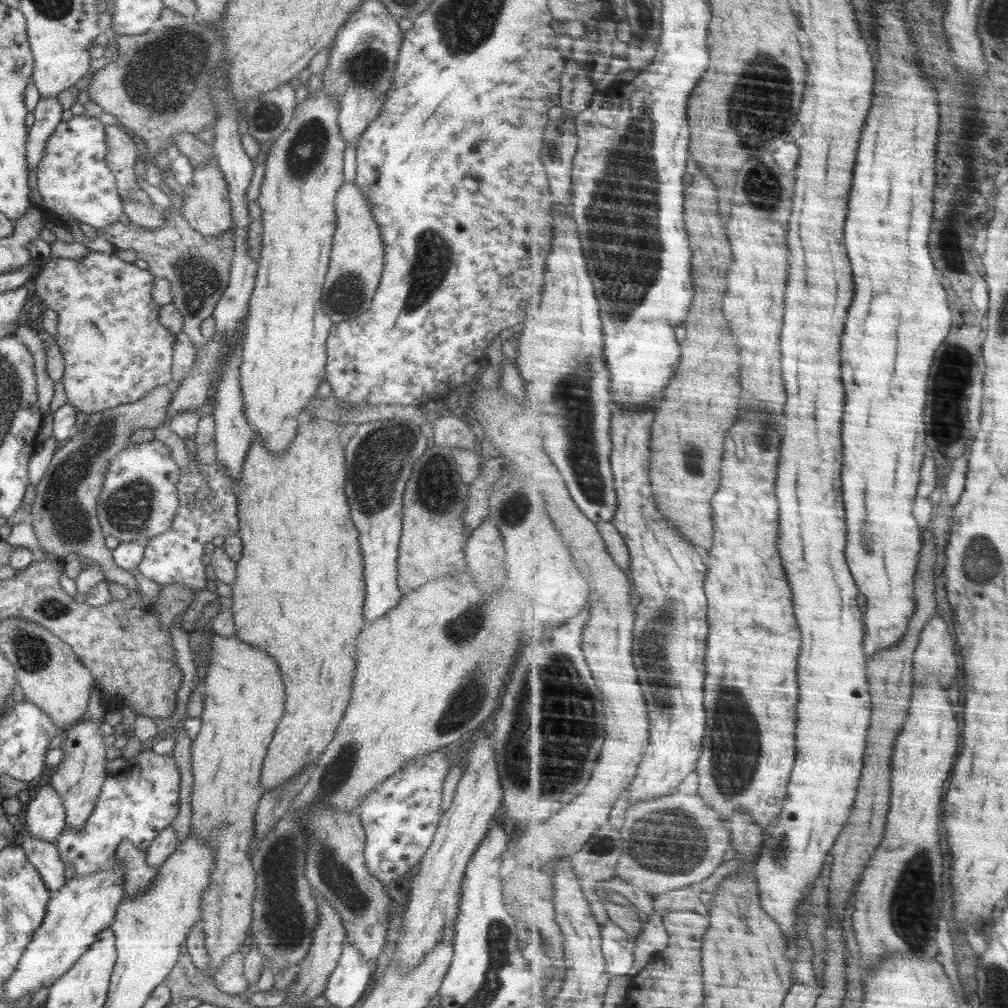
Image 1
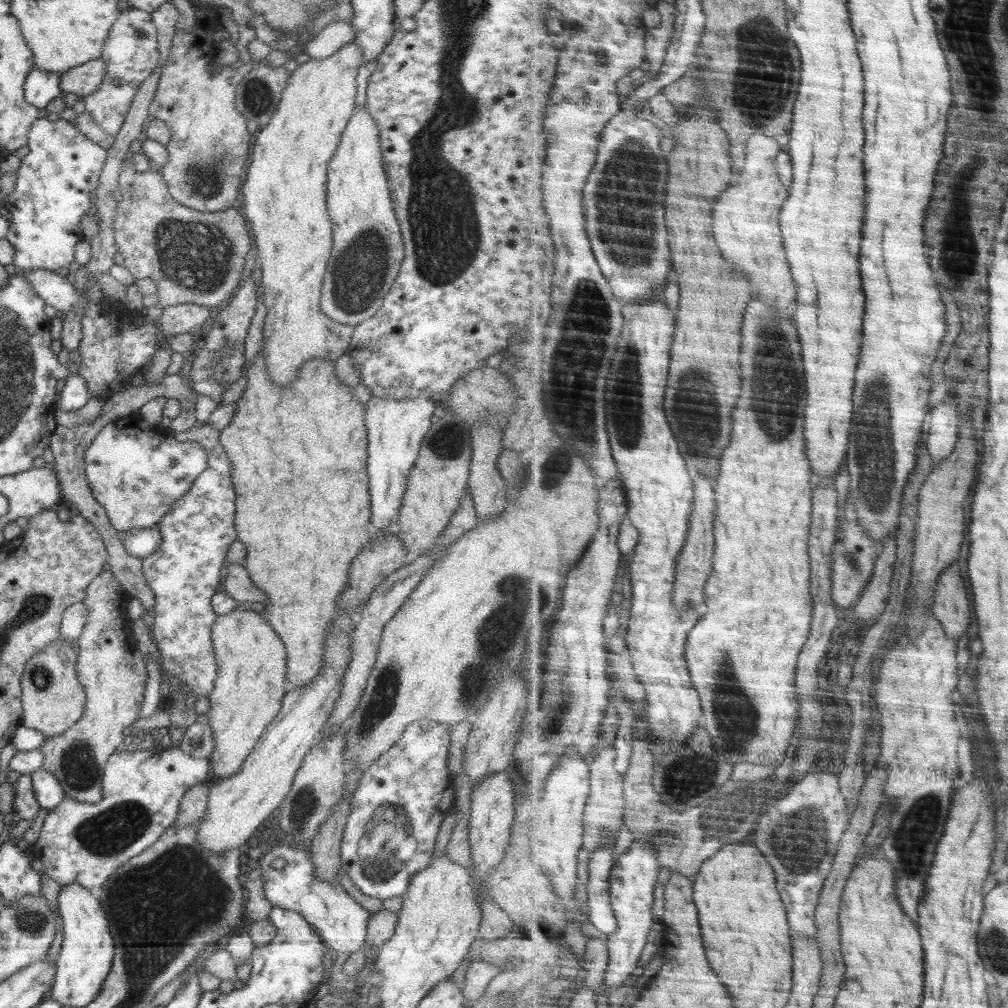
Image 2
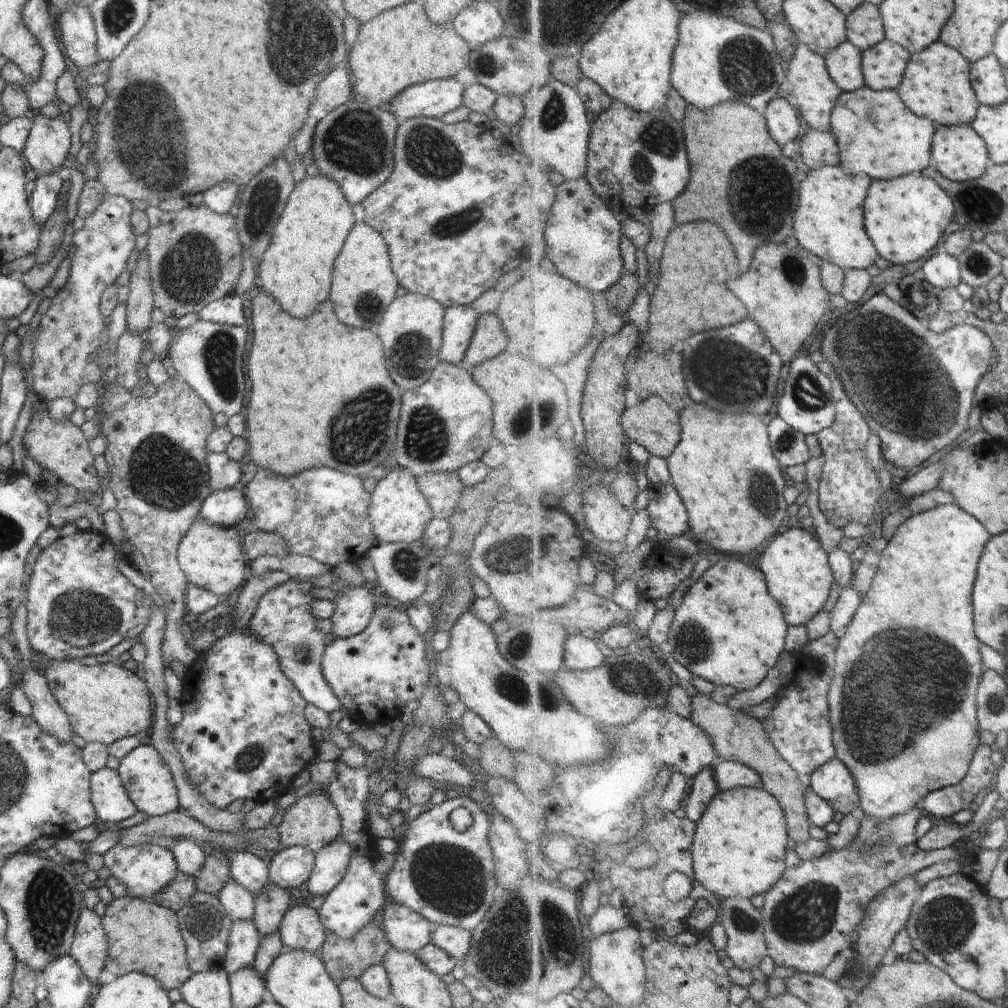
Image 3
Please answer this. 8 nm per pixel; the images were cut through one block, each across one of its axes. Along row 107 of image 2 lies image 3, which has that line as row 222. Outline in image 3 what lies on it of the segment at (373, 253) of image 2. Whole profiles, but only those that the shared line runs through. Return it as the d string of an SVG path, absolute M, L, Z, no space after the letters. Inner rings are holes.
M355 222L332 268L330 300L342 324L352 328L374 330L384 318L384 312L396 298L398 280L391 267L386 241L366 222Z

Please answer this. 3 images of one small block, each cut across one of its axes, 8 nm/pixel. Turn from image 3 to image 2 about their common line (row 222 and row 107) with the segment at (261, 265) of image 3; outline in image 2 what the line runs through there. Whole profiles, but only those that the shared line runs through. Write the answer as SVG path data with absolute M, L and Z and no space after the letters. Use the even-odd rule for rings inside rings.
M352 42L341 46L332 56L321 59L310 59L305 63L299 64L298 67L290 73L288 82L282 91L280 102L278 102L278 108L276 112L272 114L268 124L259 130L258 136L253 142L252 162L246 175L246 181L242 182L241 191L243 194L244 208L242 214L246 215L246 218L250 220L252 230L254 230L254 238L256 238L256 251L258 253L257 262L260 264L260 271L262 274L262 288L264 297L264 304L267 308L267 315L265 317L264 329L263 329L263 346L262 354L264 354L264 366L266 372L271 376L274 386L280 388L286 388L296 378L300 368L308 362L308 360L314 360L314 358L320 358L320 360L326 360L326 362L336 362L336 360L346 353L348 345L350 345L350 338L354 328L351 325L344 325L328 318L319 307L321 288L323 285L323 276L328 266L328 258L330 258L330 250L333 245L333 232L332 221L327 211L326 202L326 183L327 183L327 170L328 161L332 158L335 150L338 148L340 137L344 134L348 121L353 115L356 105L356 75L358 68L363 64L363 52L360 47Z

